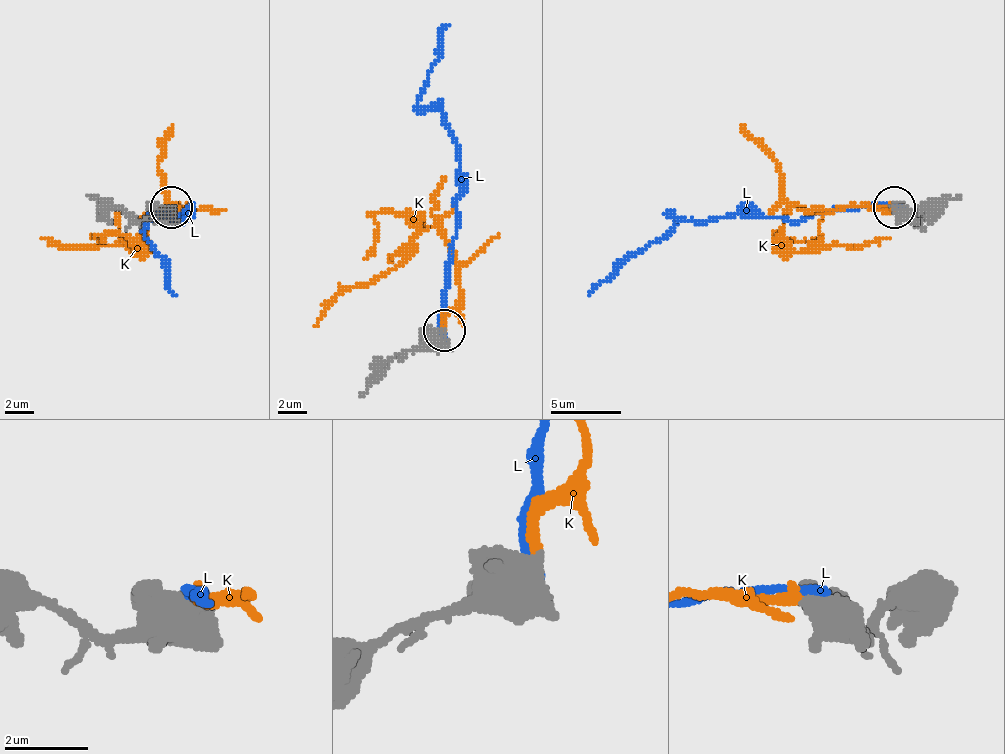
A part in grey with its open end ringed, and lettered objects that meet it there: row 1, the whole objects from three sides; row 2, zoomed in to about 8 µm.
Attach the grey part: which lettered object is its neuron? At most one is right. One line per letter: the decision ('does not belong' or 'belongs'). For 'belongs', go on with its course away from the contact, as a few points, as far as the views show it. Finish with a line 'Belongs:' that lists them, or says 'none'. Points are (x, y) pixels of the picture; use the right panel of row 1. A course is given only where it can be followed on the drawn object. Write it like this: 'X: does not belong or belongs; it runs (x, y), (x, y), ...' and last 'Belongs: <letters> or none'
K: belongs; it runs (893, 210), (861, 206), (805, 213), (790, 206), (783, 220), (783, 238), (797, 252), (890, 238)
L: does not belong
Belongs: K

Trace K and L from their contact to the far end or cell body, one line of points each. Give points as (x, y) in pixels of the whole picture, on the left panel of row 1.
K: (168, 210), (186, 206), (176, 213), (158, 206), (144, 220), (140, 252), (119, 245), (73, 245), (41, 238)
L: (168, 206), (183, 220), (186, 213), (172, 220), (154, 217), (144, 234), (158, 252), (165, 284), (176, 295)

